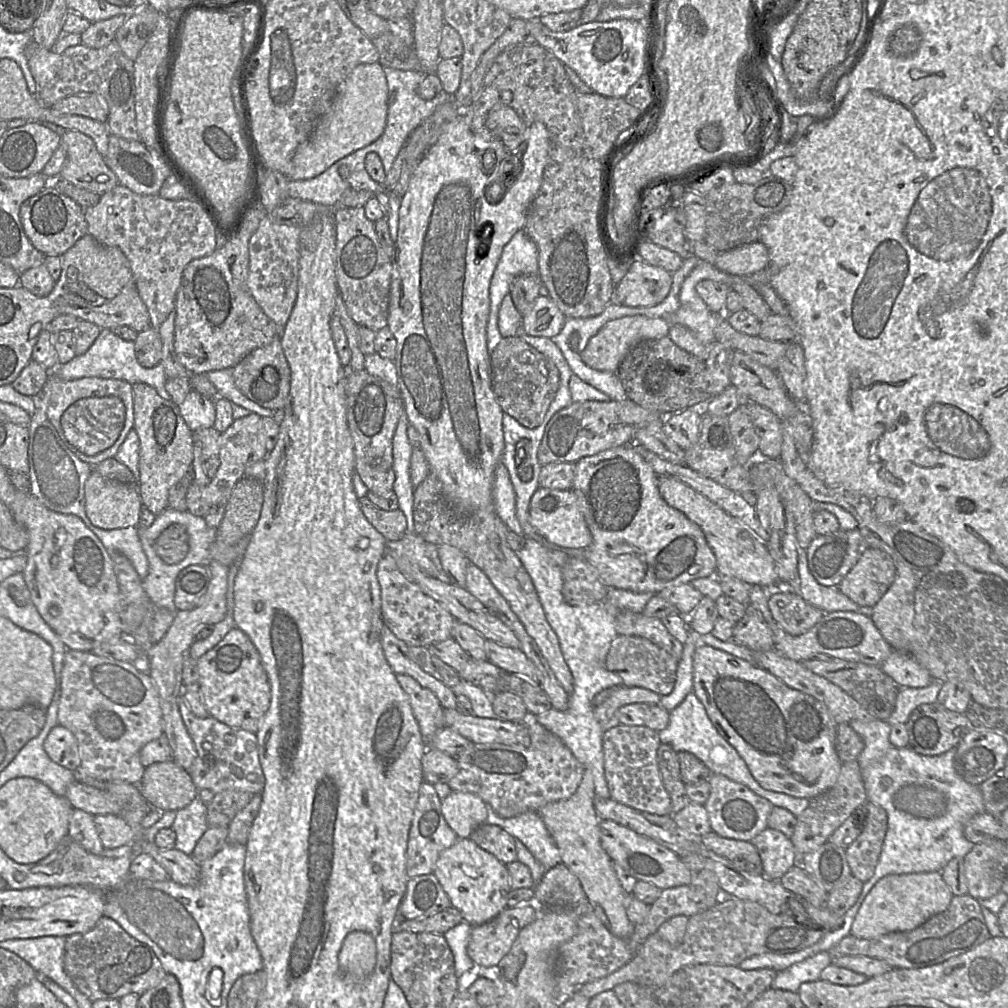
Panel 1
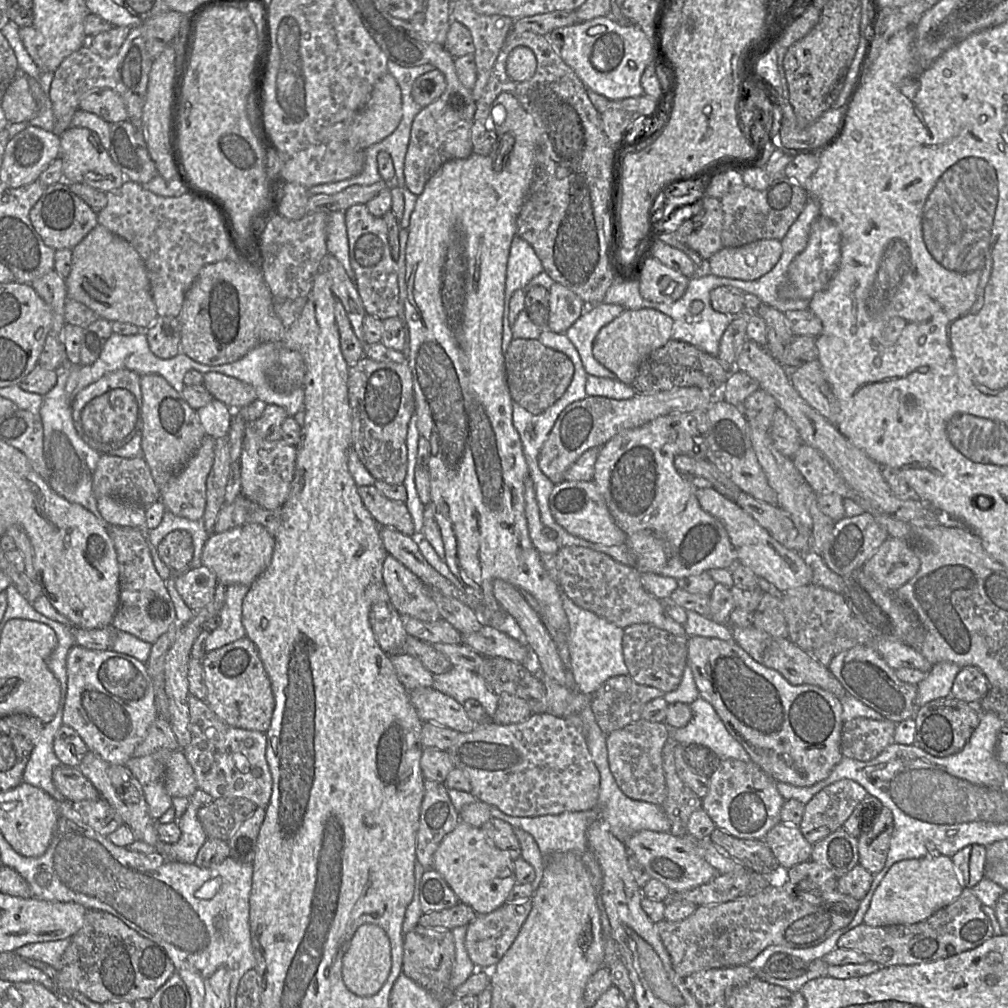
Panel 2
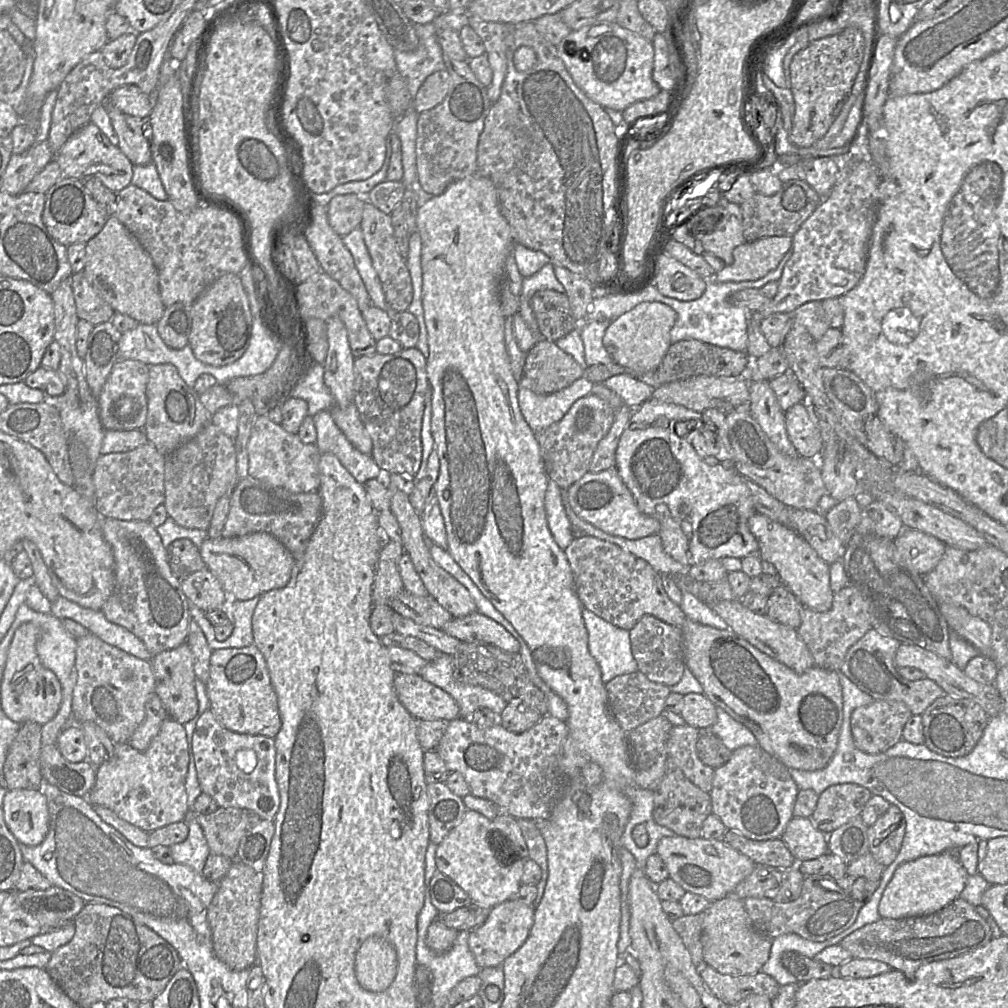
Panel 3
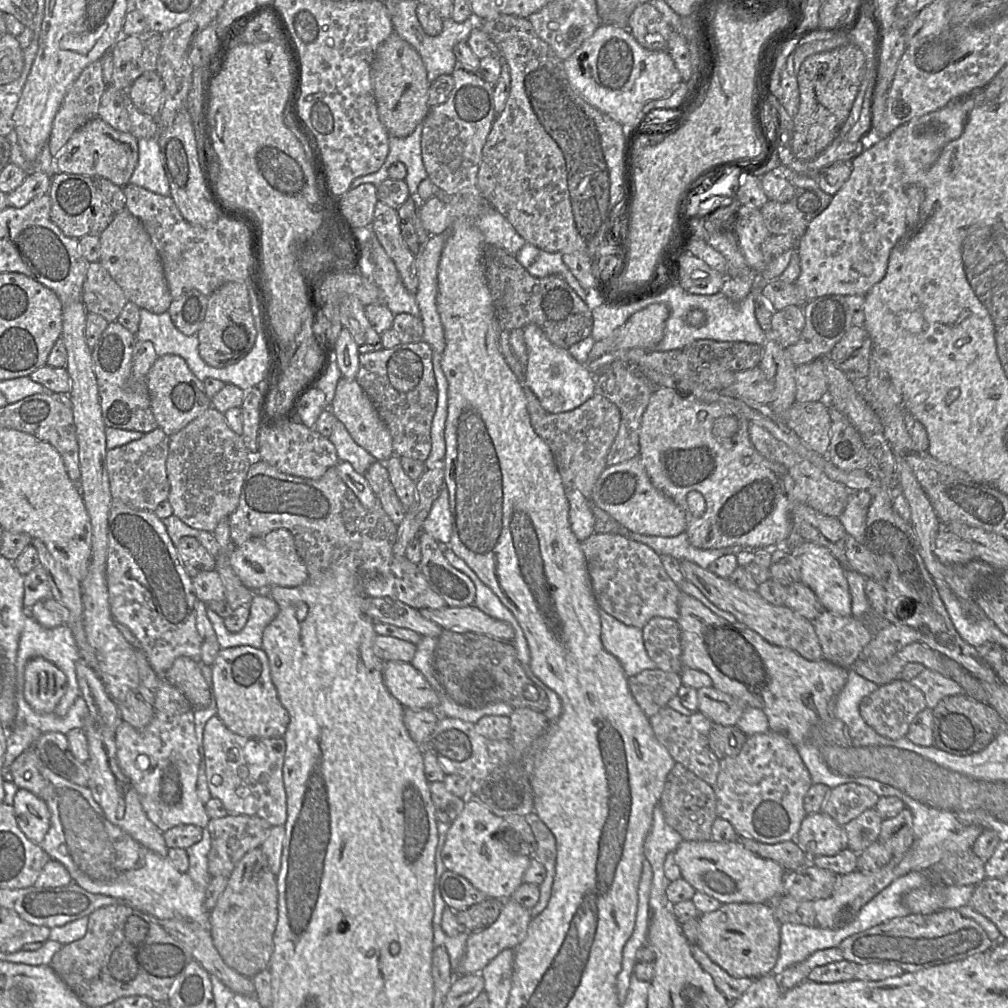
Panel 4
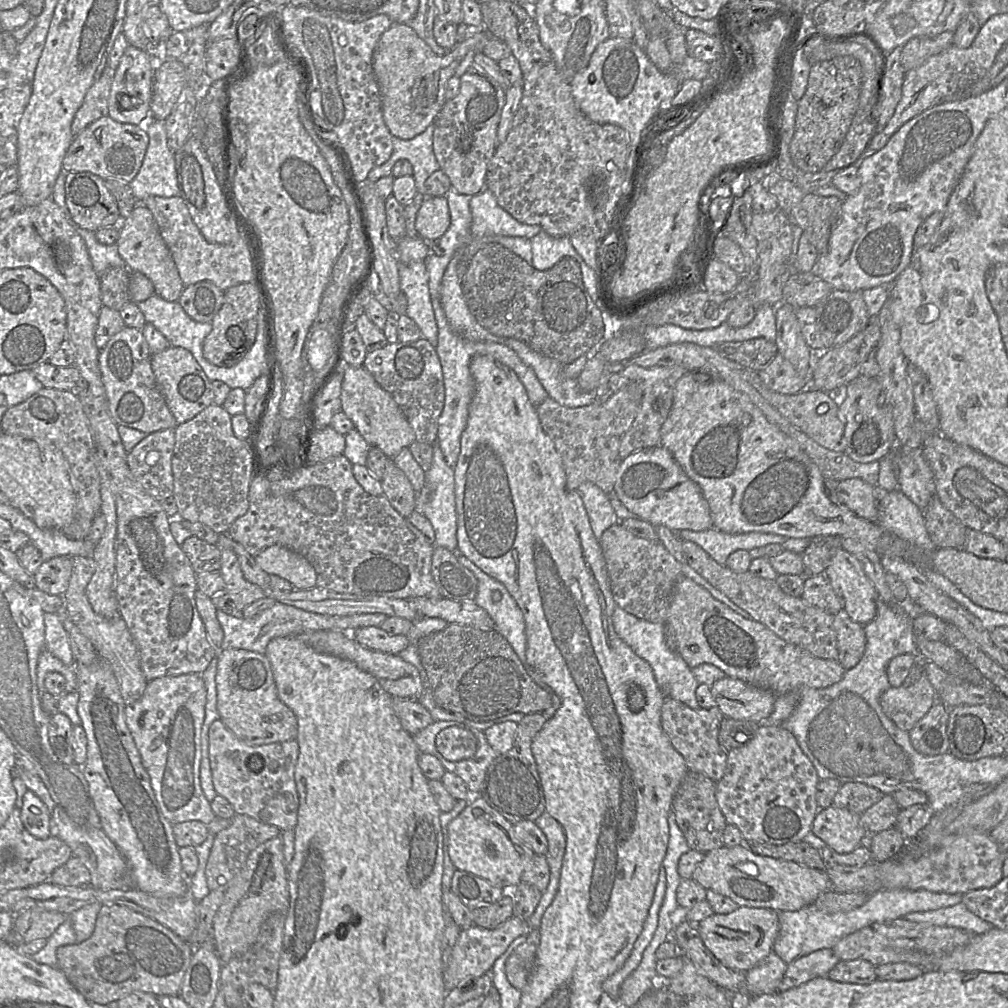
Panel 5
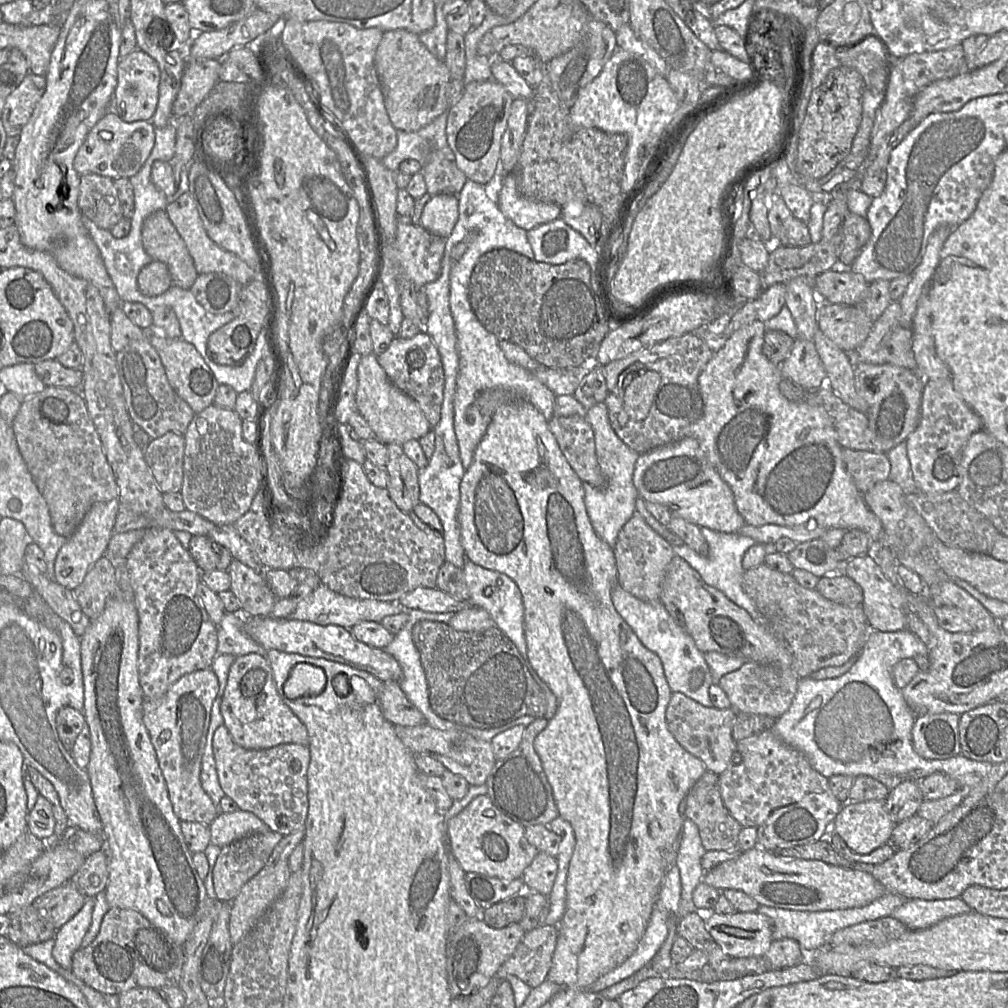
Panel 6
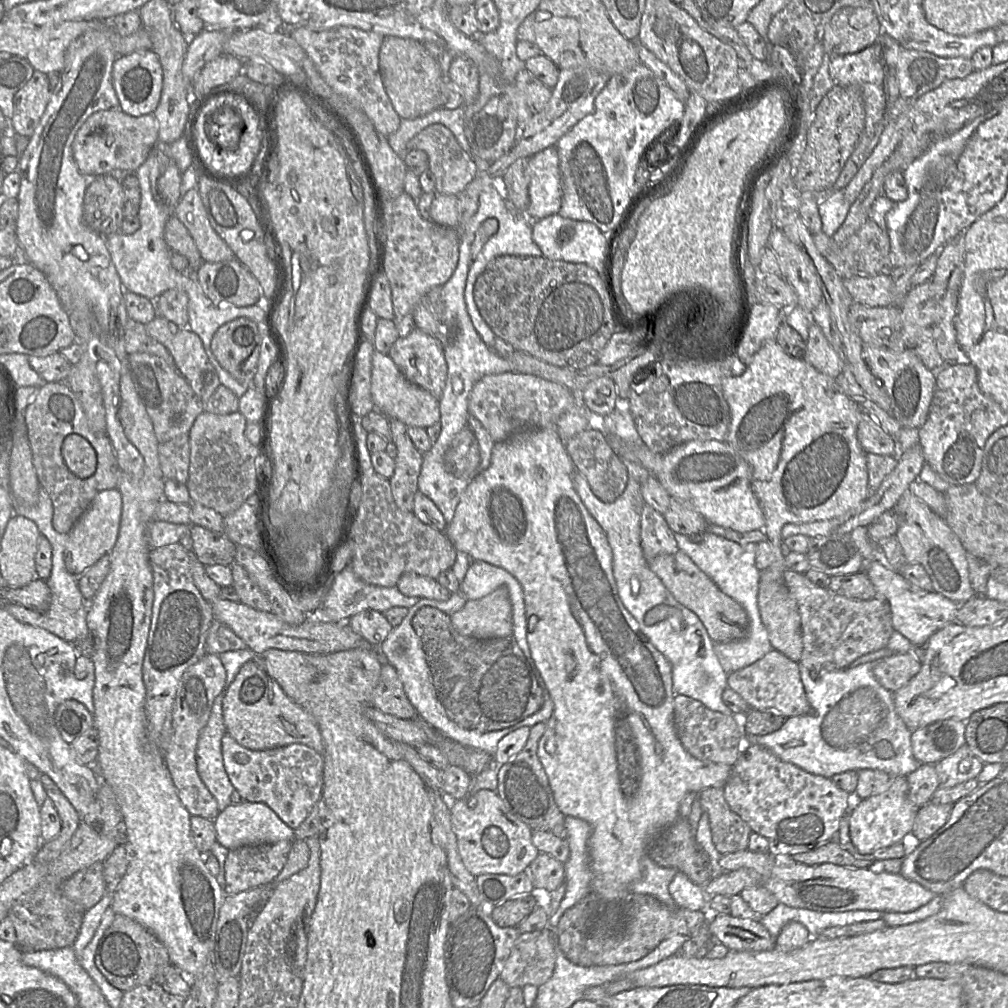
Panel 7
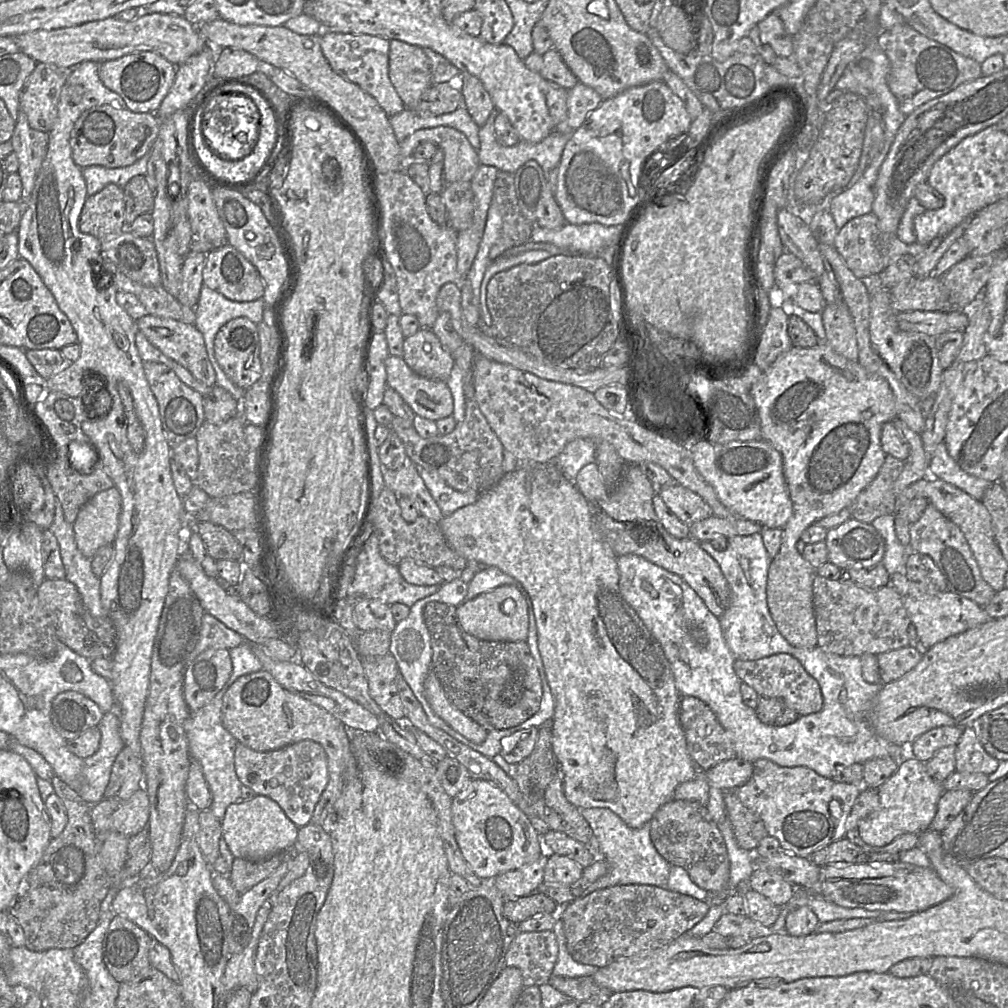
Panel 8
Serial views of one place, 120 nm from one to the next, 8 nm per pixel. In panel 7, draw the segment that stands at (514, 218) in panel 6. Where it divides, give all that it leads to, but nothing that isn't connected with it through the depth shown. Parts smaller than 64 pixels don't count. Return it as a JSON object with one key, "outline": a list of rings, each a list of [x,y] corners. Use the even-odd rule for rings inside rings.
{"outline":[[[556,146],[528,158],[530,204],[526,216],[539,220],[557,214],[562,204],[562,180]]]}

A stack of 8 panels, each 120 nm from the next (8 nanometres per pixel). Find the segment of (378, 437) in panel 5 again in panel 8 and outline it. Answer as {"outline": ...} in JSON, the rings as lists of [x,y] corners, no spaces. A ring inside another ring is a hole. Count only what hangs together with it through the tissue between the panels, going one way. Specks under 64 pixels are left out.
{"outline":[[[389,356],[385,368],[387,387],[398,392],[415,415],[433,421],[452,415],[453,398],[446,381],[419,376],[401,357]]]}

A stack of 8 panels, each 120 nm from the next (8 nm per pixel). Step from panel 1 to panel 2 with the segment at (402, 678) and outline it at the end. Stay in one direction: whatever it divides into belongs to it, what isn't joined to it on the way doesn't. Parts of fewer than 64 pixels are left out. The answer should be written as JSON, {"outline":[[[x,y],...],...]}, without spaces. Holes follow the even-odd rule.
{"outline":[[[399,653],[389,655],[398,679],[407,691],[419,687],[432,687],[433,674],[417,658]]]}

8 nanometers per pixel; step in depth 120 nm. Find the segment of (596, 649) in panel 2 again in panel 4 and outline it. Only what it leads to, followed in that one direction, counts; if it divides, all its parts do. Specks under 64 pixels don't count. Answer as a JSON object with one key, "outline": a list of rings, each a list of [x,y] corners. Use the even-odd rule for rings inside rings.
{"outline":[[[599,609],[599,614],[602,645],[606,651],[619,660],[628,678],[644,670],[657,669],[656,664],[650,659],[644,647],[642,628],[625,625],[601,609]]]}

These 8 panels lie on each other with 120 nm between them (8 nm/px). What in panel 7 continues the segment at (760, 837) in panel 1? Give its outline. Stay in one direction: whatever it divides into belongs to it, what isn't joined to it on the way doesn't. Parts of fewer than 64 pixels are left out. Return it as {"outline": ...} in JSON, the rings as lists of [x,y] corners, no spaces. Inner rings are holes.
{"outline":[[[892,778],[886,790],[860,801],[851,812],[849,818],[851,842],[862,854],[870,854],[897,844],[912,832],[918,810],[919,808],[909,799],[907,778]]]}

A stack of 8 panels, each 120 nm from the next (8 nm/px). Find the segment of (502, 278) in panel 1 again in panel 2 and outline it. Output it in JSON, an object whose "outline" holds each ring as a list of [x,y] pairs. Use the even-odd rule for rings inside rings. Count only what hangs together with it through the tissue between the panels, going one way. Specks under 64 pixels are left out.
{"outline":[[[515,235],[507,260],[503,316],[513,292],[524,289],[542,271],[543,266],[532,246]]]}

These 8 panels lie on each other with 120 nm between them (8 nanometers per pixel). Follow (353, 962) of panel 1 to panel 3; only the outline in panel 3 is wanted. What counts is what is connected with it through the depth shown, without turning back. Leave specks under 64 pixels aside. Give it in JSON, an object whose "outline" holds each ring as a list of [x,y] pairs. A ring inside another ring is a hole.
{"outline":[[[379,936],[367,938],[356,952],[354,971],[363,989],[375,993],[385,991],[397,973],[393,945]]]}

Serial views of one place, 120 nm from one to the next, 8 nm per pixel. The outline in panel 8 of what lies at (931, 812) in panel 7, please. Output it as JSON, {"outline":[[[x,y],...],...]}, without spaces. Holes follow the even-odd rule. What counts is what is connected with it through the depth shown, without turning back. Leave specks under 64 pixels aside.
{"outline":[[[968,790],[945,791],[938,802],[937,812],[929,829],[942,832],[968,805],[972,796],[973,792]]]}

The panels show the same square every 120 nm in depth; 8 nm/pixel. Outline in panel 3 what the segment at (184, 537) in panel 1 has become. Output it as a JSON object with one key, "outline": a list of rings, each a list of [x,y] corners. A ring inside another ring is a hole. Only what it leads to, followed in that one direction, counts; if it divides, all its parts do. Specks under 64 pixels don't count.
{"outline":[[[176,539],[166,549],[171,571],[180,580],[207,568],[200,556],[199,547],[190,539]]]}

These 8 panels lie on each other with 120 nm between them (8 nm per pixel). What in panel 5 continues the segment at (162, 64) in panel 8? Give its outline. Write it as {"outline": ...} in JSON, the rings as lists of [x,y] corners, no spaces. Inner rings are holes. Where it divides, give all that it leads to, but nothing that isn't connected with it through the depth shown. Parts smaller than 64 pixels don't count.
{"outline":[[[128,45],[117,68],[113,71],[113,80],[108,98],[108,116],[119,123],[133,125],[145,124],[152,118],[150,103],[153,88],[155,66],[150,55],[145,51]]]}

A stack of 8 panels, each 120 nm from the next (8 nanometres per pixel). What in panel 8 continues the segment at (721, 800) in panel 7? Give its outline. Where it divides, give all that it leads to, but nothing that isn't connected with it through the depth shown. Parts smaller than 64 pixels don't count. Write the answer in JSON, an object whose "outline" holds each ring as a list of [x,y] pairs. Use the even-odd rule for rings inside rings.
{"outline":[[[724,791],[724,803],[738,845],[745,850],[755,851],[760,840],[768,836],[763,820],[747,808],[734,791]]]}

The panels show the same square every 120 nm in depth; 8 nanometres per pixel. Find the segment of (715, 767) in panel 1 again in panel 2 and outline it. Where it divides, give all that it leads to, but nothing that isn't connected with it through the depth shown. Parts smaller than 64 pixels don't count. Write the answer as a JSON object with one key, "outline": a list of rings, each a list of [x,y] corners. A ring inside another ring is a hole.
{"outline":[[[700,696],[689,704],[691,720],[684,726],[670,731],[670,739],[684,746],[699,744],[714,751],[720,759],[749,762],[743,746],[726,729],[713,706]]]}

